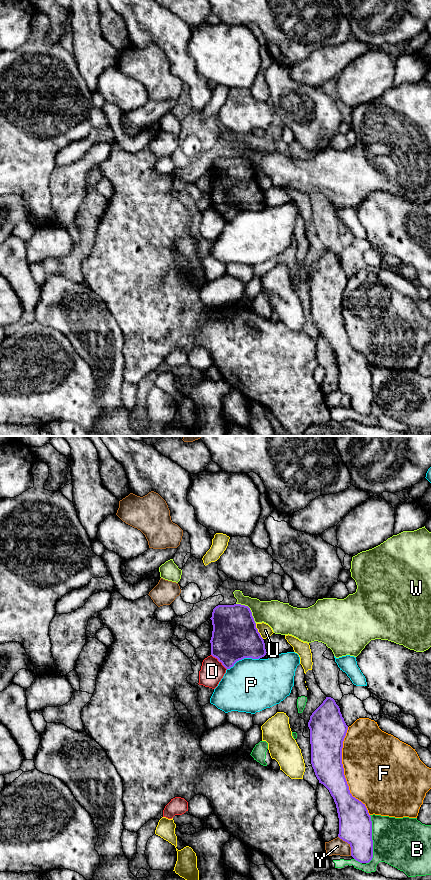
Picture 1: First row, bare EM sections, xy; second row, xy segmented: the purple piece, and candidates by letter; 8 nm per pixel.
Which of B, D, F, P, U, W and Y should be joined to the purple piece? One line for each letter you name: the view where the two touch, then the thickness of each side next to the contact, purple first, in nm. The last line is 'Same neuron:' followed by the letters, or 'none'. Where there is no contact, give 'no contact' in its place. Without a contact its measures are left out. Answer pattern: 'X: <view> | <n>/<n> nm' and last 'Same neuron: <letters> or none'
D: xy | 360/190 nm
Same neuron: D

